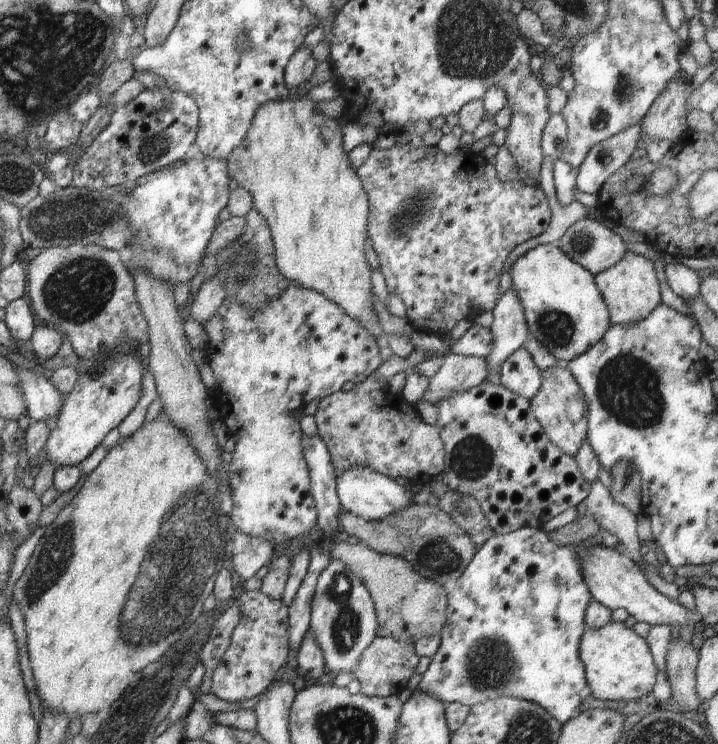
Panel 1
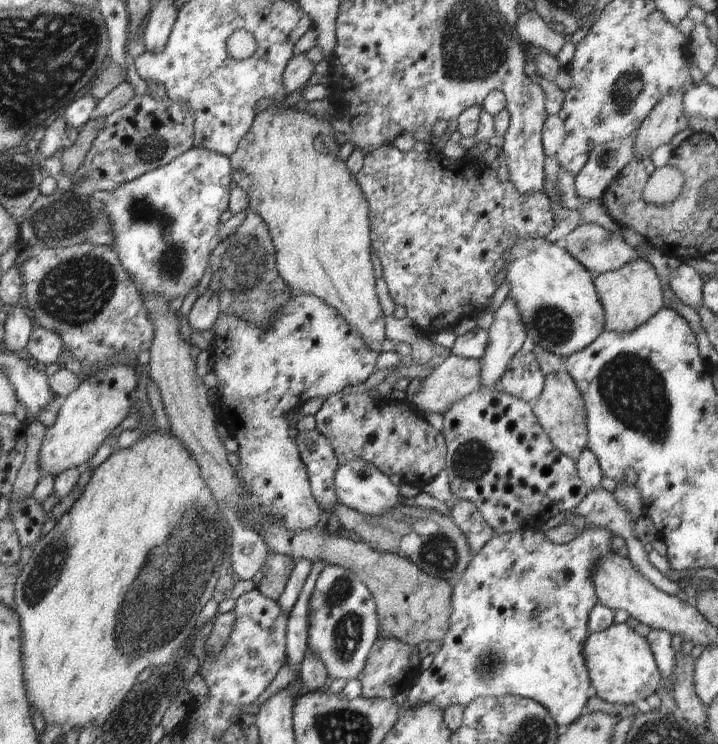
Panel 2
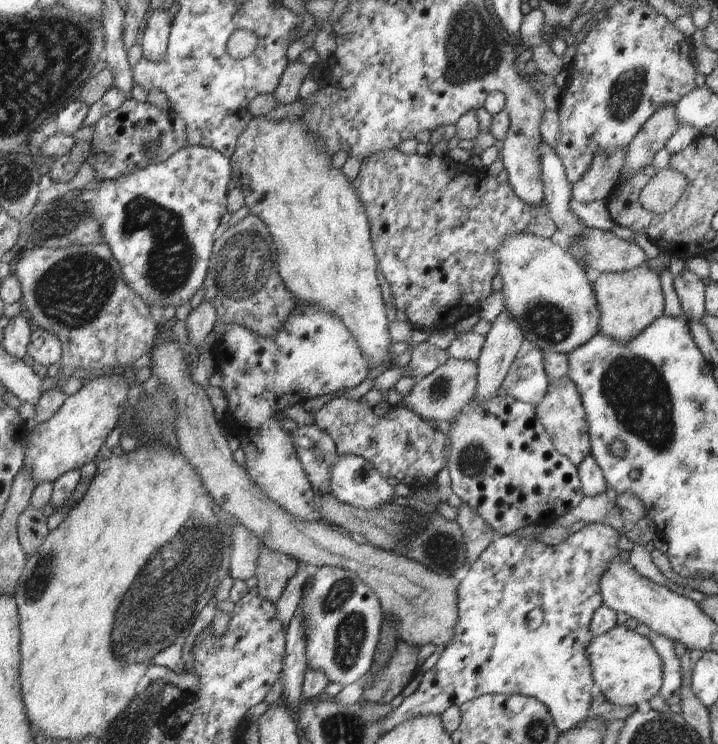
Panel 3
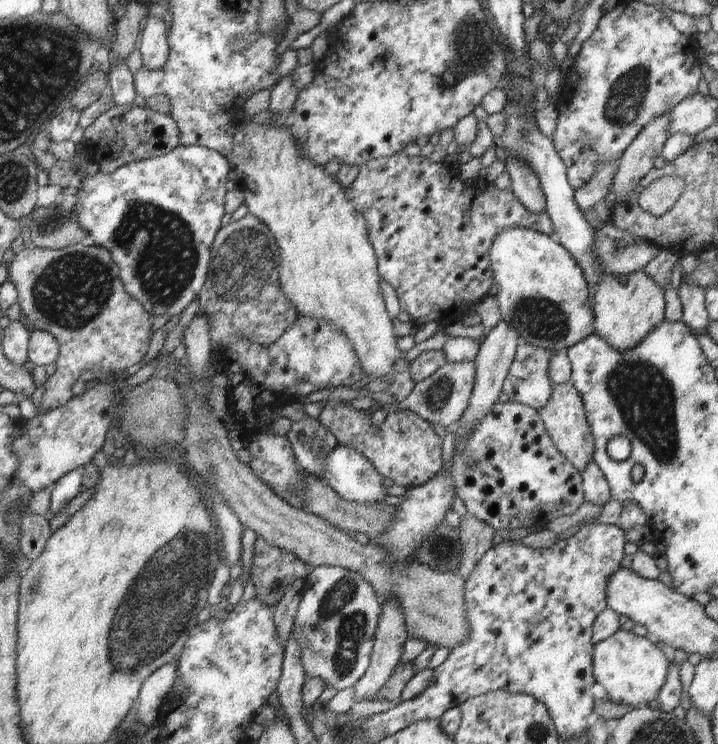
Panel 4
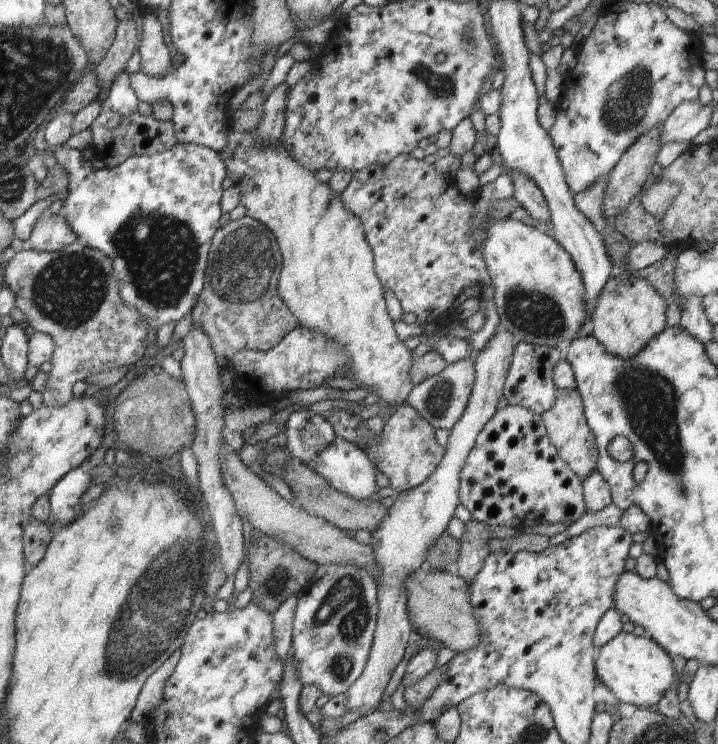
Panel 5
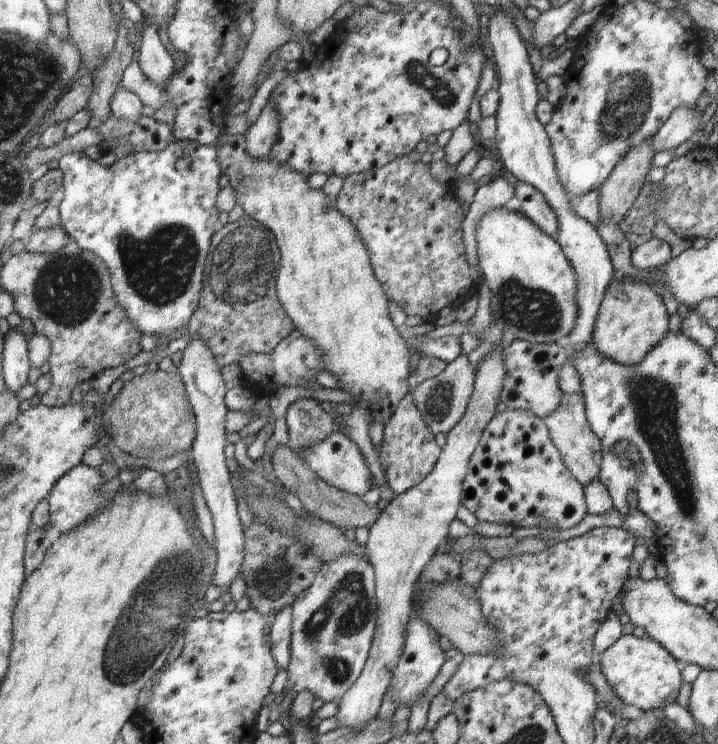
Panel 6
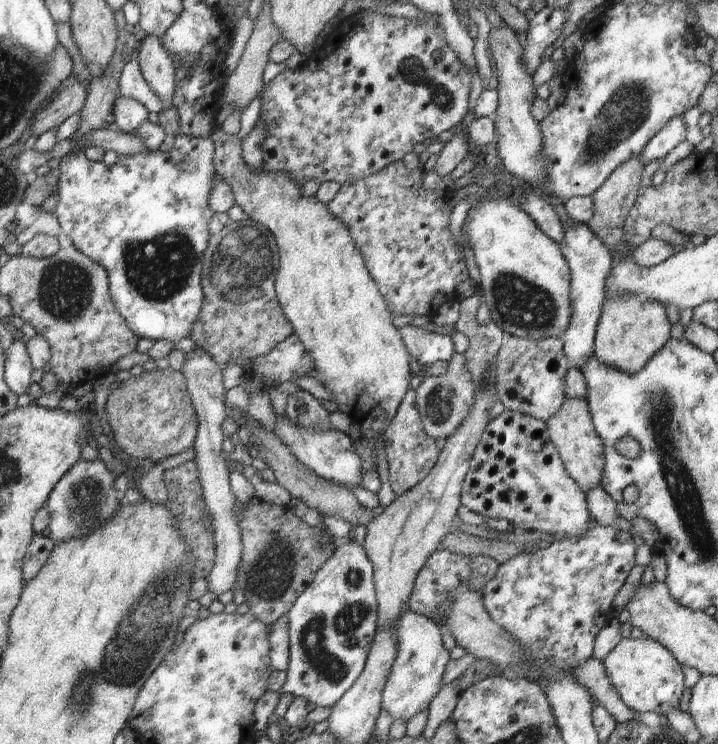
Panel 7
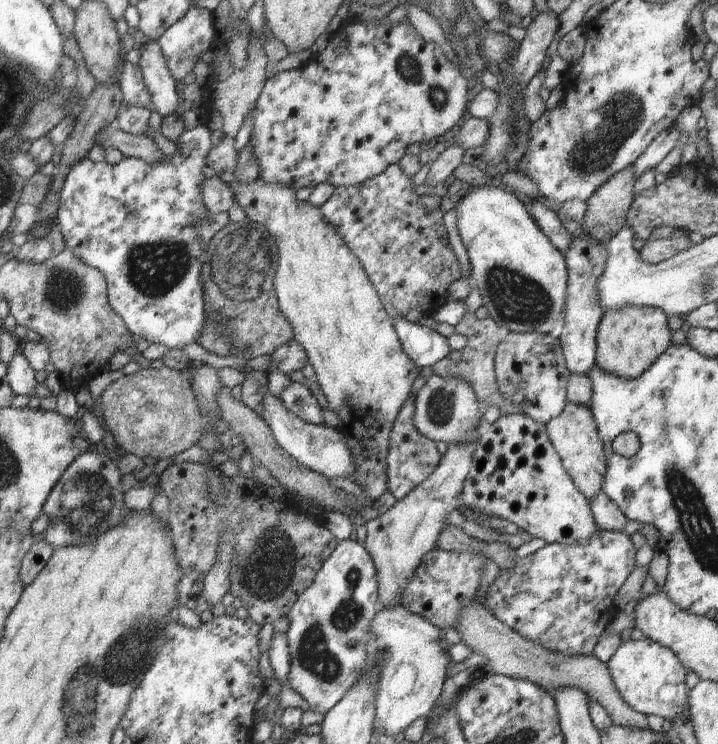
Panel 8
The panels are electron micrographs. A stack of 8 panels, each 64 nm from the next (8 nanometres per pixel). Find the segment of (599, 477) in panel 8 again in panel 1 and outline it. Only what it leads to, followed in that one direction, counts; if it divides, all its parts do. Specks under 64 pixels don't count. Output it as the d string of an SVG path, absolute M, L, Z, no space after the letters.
M552 367L541 371L541 373L541 387L536 396L529 400L532 412L552 444L574 457L580 445L587 440L588 409L584 393L568 368Z

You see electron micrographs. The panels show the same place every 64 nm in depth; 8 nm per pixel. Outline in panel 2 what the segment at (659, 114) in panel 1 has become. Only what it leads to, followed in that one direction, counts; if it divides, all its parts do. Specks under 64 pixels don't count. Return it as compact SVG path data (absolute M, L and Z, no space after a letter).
M670 92L648 114L634 136L635 157L649 158L658 147L669 144L676 134L689 126L682 110L682 92Z

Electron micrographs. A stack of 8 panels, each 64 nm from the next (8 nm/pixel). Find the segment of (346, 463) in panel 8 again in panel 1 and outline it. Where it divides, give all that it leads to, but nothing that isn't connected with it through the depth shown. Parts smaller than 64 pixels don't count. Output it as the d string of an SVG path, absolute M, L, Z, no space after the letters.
M352 467L337 478L337 495L342 511L369 521L382 520L392 513L403 511L408 505L412 505L414 496L393 478L364 467Z

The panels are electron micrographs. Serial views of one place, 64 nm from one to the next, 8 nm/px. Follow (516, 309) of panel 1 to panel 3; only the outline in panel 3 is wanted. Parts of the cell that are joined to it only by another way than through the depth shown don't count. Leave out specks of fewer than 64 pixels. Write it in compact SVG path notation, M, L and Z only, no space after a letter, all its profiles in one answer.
M500 312L484 338L477 365L477 386L474 400L488 400L503 386L512 362L521 352L524 334L508 312Z

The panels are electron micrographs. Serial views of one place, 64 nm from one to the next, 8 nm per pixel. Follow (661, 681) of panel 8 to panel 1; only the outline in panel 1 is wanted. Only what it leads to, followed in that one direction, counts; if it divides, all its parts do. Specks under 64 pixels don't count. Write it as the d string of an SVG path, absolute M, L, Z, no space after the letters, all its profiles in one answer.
M610 621L600 628L586 628L580 637L579 657L594 698L603 701L641 701L654 688L657 666L647 640L626 626L625 622Z

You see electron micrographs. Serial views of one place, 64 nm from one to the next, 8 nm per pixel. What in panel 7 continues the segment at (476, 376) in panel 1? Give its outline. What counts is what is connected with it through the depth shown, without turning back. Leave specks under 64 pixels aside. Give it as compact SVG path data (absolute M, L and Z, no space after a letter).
M455 352L447 364L447 371L437 377L426 377L415 390L415 403L419 410L420 420L424 432L434 440L447 438L456 430L460 423L468 416L472 408L476 384L472 380L471 372L467 369L467 360L463 354Z

